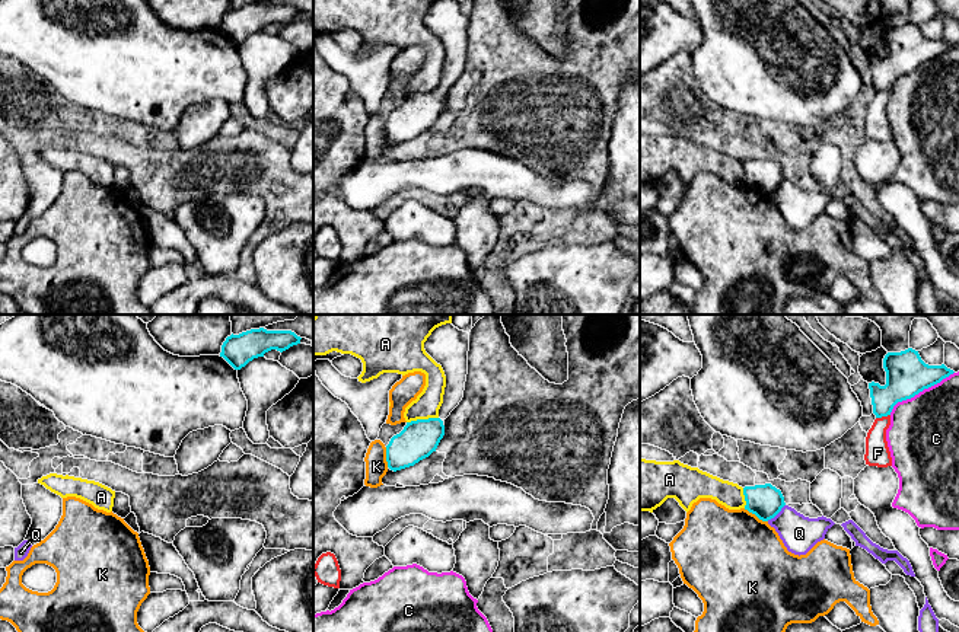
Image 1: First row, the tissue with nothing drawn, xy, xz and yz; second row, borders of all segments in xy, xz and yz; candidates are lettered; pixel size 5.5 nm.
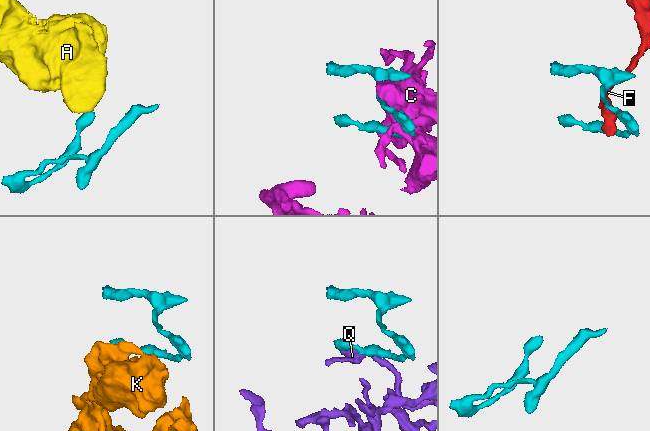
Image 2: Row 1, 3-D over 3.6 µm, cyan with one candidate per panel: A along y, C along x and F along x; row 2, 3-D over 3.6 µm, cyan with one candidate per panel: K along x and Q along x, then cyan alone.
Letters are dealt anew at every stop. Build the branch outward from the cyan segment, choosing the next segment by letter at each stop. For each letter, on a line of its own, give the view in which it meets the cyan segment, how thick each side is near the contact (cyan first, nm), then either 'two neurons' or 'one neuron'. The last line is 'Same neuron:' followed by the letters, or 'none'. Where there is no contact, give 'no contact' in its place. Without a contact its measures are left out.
A: contact in xz; calibres 200 and 140 nm; two neurons
C: contact in yz; calibres 240 and 380 nm; two neurons
F: contact in yz; calibres 220 and 130 nm; two neurons
K: contact in yz; calibres 190 and 480 nm; two neurons
Q: contact in yz; calibres 190 and 200 nm; two neurons
Same neuron: none

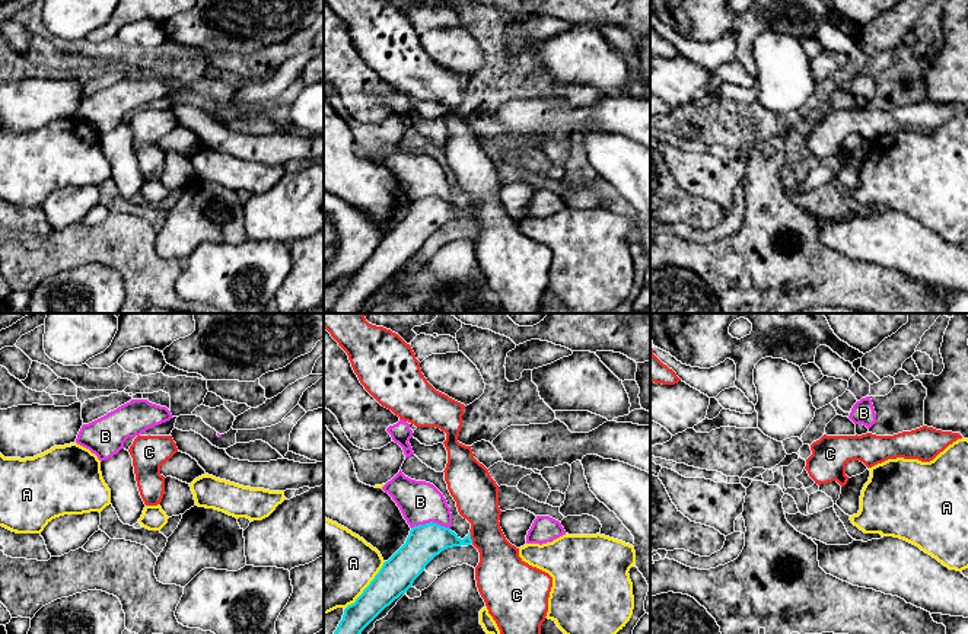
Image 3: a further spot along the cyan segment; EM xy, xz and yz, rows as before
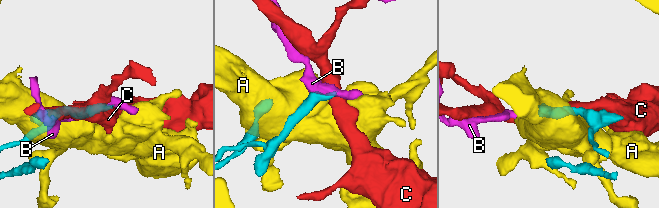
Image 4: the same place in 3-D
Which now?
A: contact in xz; calibres 190 and 460 nm; two neurons
B: contact in xz; calibres 190 and 240 nm; two neurons
C: contact in xz; calibres 190 and 260 nm; two neurons
Same neuron: none

